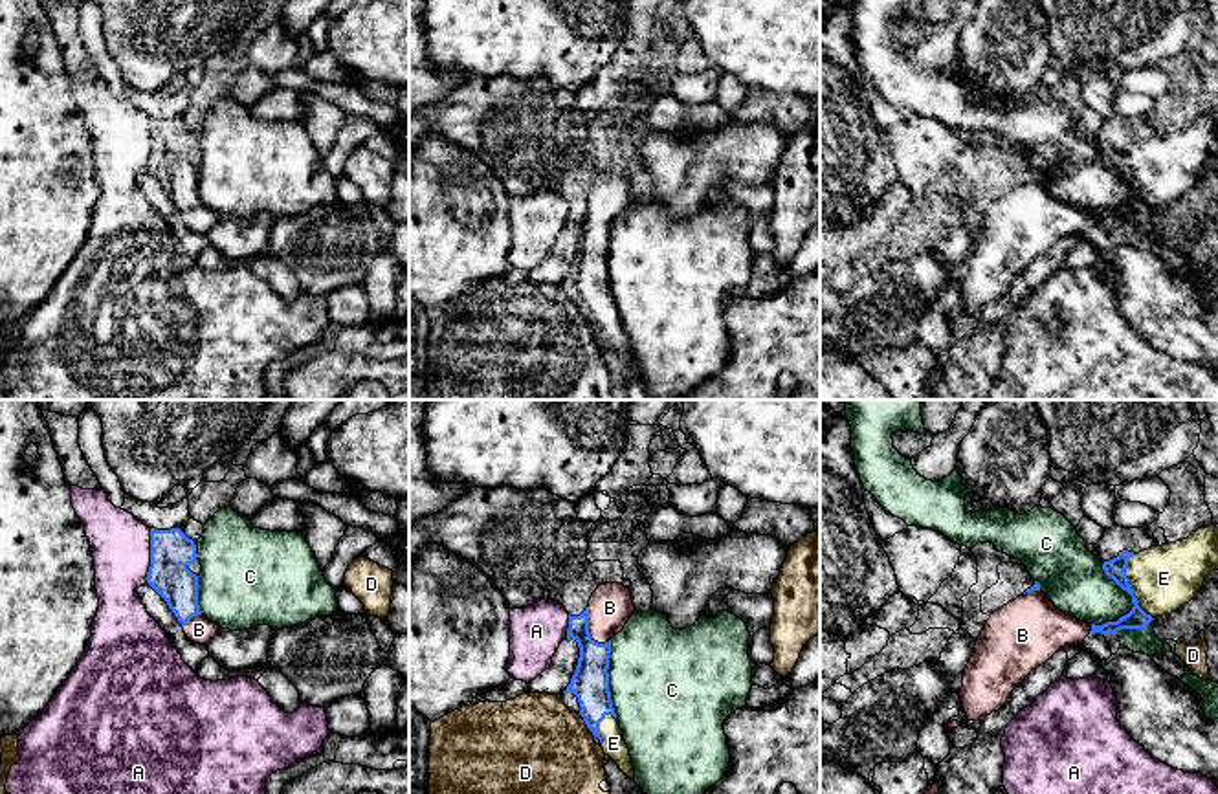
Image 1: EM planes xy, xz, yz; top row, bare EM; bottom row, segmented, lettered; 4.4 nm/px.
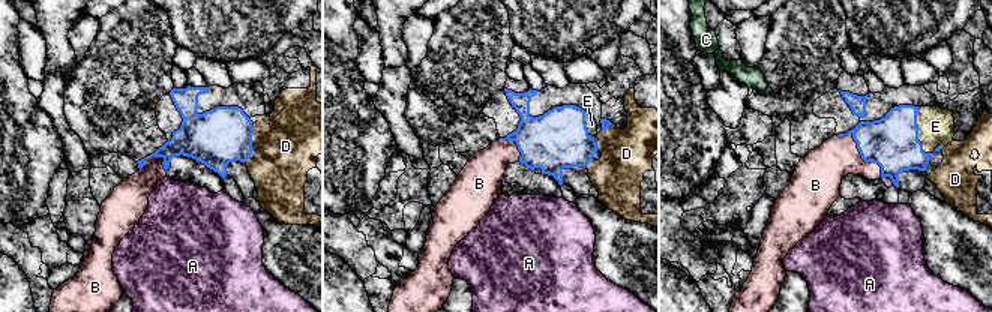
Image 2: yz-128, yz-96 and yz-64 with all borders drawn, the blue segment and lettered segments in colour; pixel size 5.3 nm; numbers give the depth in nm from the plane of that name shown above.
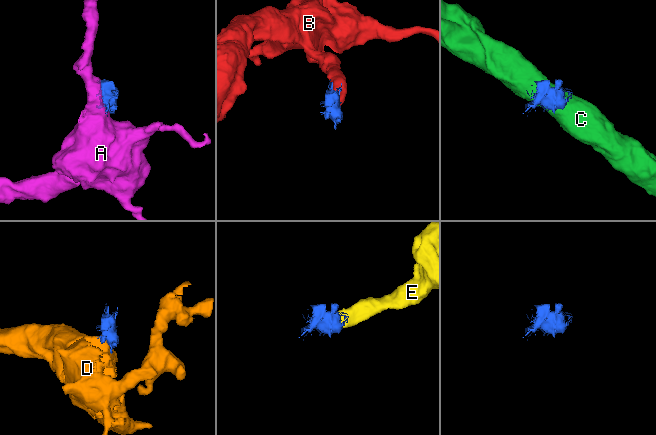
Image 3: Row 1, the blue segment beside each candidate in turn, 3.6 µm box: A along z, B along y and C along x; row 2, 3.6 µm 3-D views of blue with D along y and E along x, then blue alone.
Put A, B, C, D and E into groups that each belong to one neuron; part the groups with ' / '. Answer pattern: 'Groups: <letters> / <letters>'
Groups: A / B E / C / D

